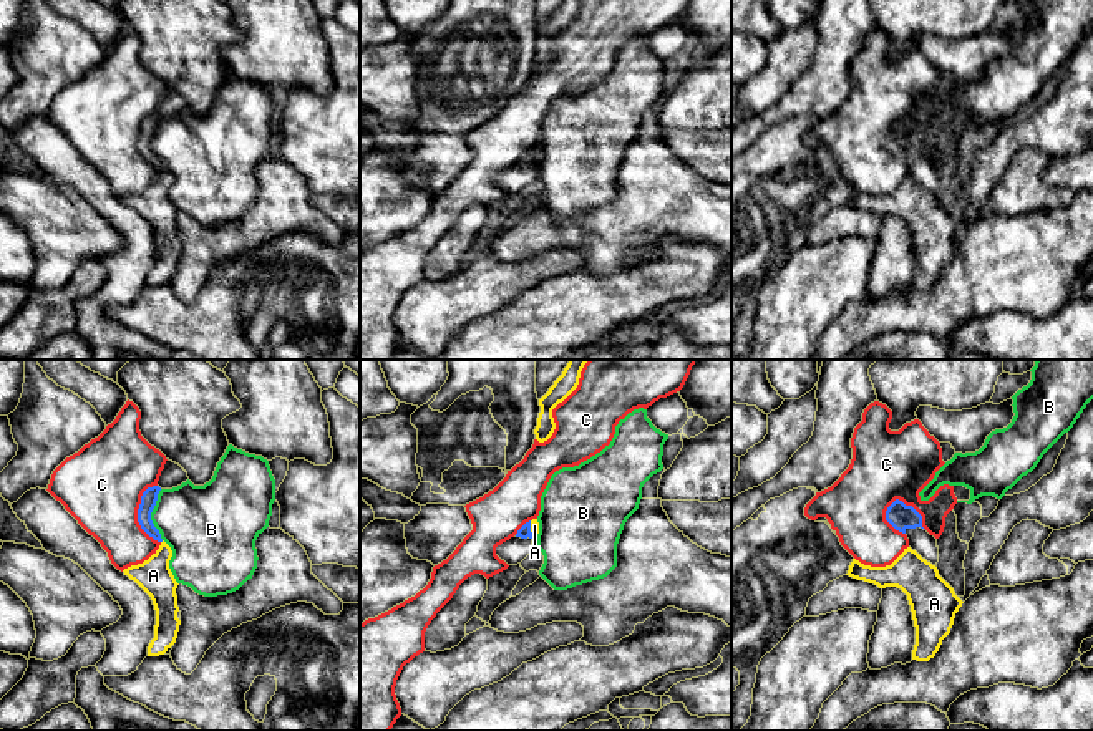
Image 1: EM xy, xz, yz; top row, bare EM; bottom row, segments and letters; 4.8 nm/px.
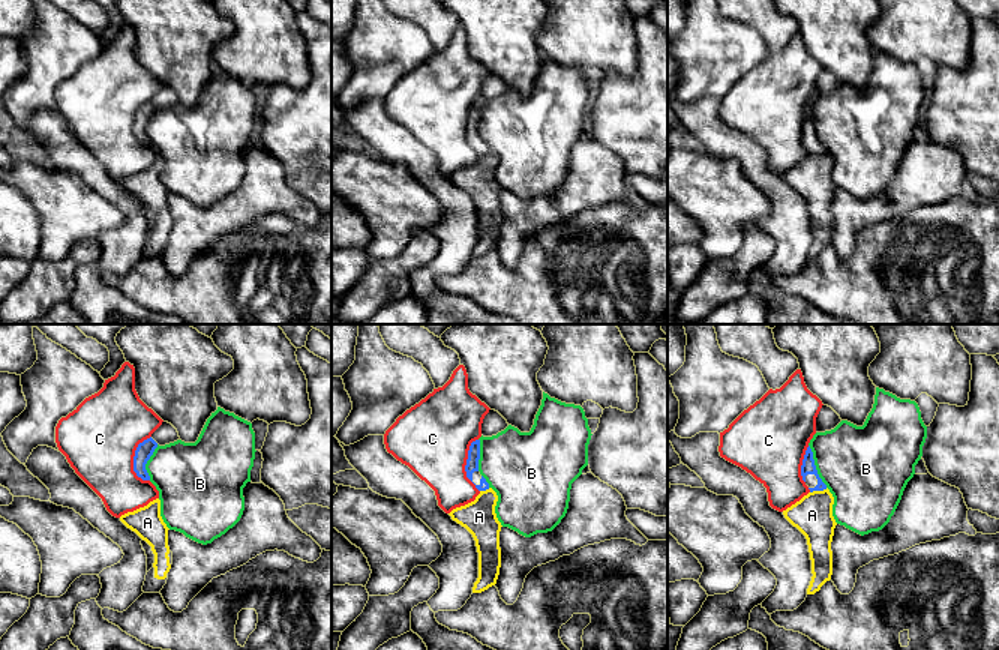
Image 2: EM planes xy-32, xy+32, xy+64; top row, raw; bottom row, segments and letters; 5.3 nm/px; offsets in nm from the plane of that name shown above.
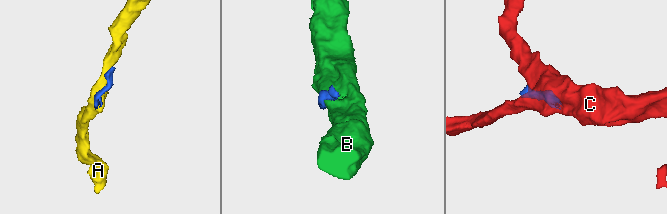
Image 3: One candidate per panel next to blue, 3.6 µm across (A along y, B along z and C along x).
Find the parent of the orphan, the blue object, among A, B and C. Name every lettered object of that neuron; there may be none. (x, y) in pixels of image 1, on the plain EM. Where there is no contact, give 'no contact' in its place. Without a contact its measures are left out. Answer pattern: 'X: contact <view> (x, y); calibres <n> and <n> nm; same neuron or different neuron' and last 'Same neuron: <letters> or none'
A: contact xz (529, 158); calibres 60 and 50 nm; different neuron
B: contact xy (150, 143); calibres 80 and 360 nm; different neuron
C: contact yz (909, 135); calibres 120 and 340 nm; different neuron
Same neuron: none

